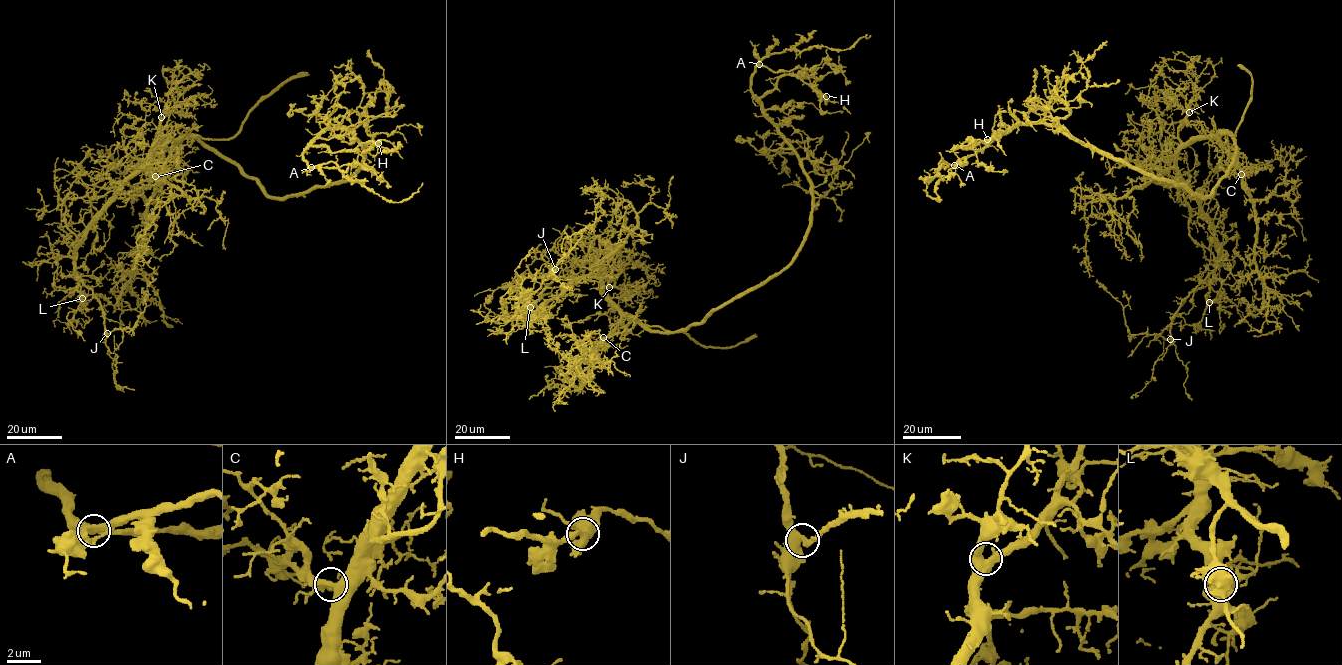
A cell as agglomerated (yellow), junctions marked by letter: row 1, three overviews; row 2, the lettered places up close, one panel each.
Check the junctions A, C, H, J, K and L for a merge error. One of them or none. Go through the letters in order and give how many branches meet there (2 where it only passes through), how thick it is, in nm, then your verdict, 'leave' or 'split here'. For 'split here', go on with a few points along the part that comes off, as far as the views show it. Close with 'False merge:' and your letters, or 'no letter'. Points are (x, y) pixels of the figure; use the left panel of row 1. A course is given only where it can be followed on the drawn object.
A: branches 3; calibre 440 nm; leave
C: branches 3; calibre 400 nm; leave
H: branches 3; calibre 400 nm; leave
J: branches 3; calibre 360 nm; leave
K: branches 3; calibre 500 nm; leave
L: branches 3; calibre 440 nm; leave
False merge: no letter

